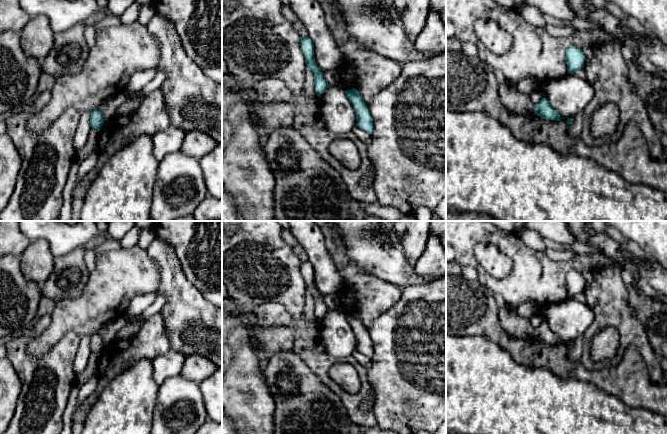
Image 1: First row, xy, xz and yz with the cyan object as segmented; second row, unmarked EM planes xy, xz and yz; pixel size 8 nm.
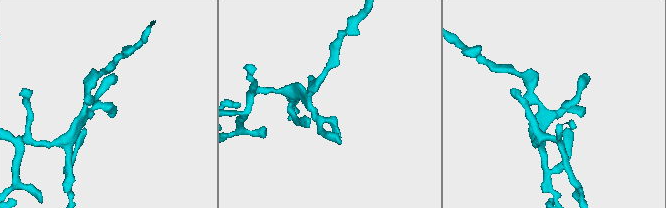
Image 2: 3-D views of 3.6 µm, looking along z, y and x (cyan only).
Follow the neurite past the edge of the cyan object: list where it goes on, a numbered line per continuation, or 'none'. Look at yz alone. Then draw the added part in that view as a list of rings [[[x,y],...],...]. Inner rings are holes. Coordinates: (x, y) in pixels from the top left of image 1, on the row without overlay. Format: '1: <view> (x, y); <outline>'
none

